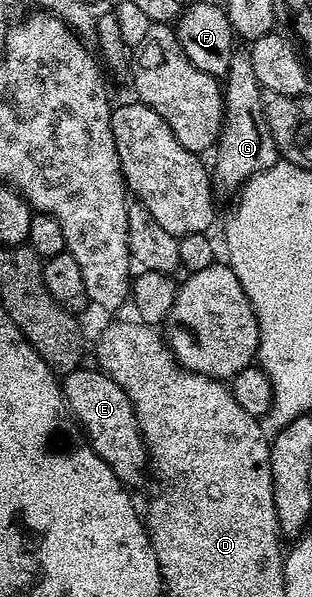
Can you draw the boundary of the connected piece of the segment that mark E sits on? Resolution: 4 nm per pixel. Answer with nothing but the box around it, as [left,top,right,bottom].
[61,367,148,491]

